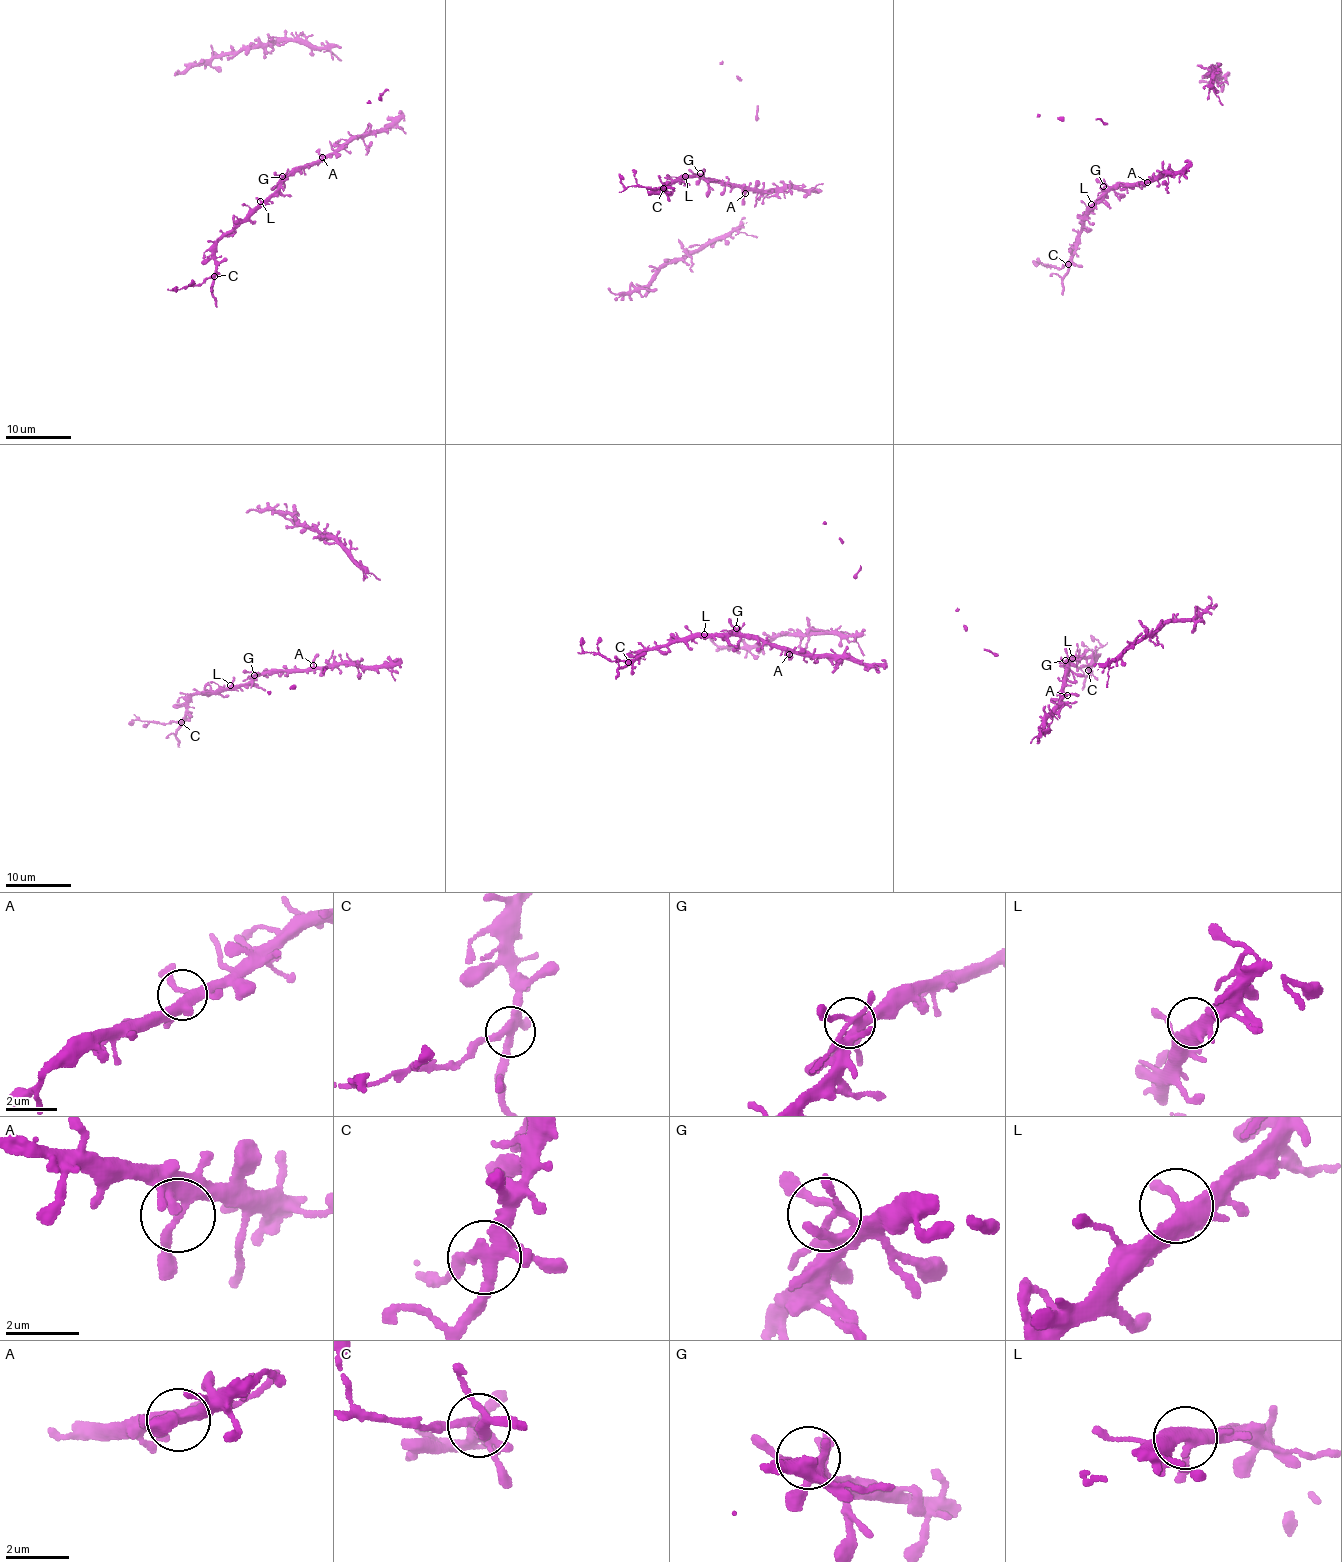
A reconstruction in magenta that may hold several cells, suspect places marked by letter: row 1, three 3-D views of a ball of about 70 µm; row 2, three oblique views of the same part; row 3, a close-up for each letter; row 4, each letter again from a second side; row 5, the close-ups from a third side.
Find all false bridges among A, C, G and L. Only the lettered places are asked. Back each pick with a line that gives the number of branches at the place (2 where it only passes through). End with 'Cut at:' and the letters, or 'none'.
C: Branches: 5
Cut at: C

